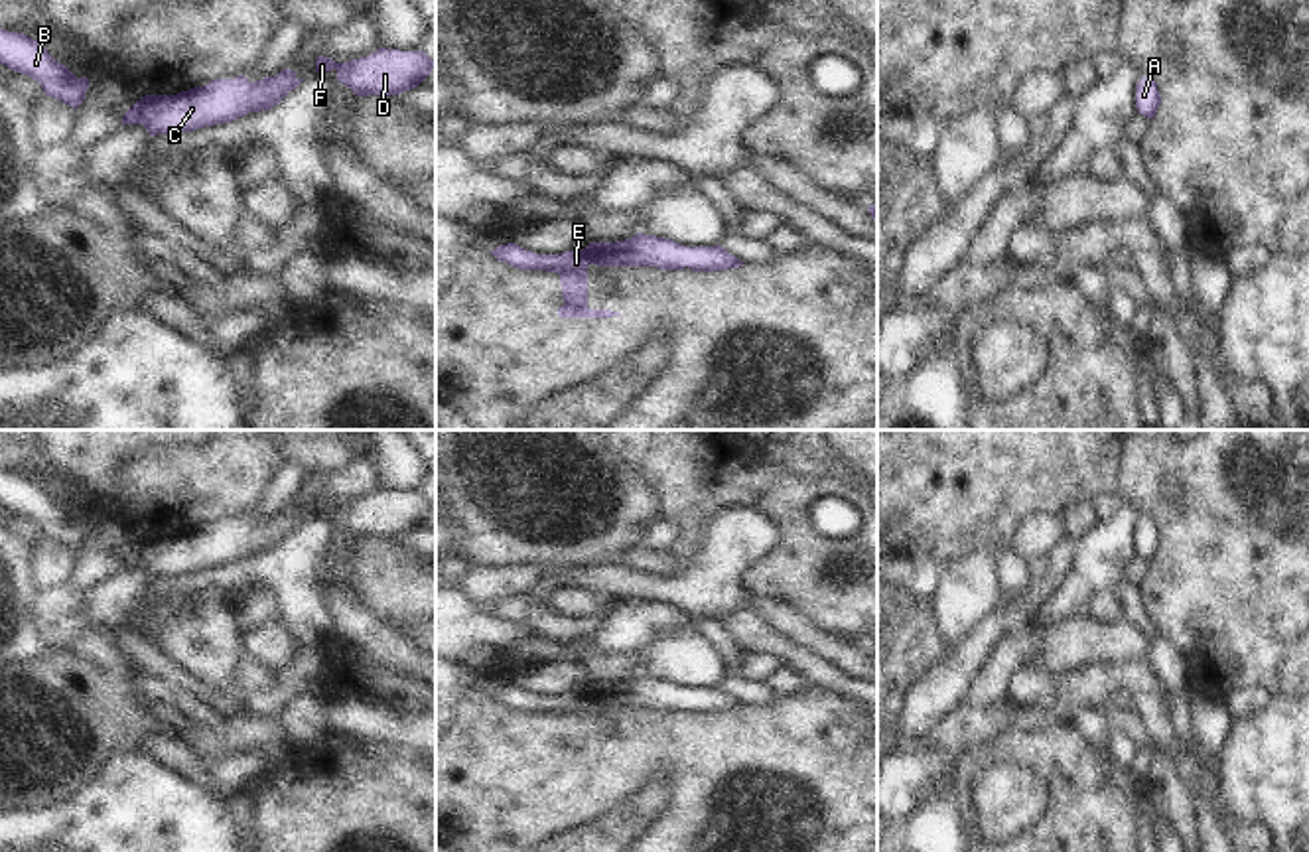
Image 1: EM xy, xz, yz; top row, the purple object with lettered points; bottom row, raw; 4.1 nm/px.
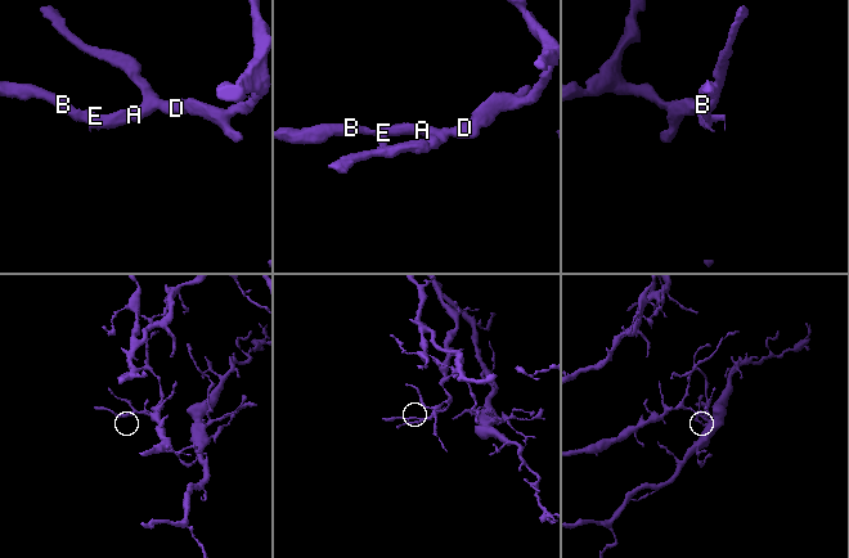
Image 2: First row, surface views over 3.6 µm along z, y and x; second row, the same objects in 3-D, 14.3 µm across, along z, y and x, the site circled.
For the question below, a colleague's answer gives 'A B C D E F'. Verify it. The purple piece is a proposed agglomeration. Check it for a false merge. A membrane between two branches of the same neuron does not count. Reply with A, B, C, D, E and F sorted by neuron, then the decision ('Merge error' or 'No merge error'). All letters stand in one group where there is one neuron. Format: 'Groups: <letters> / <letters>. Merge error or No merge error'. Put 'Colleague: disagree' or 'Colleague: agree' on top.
Colleague: agree
Groups: A B C D E F. No merge error

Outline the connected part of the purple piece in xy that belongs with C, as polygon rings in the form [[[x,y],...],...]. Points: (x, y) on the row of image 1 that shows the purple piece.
[[[284,69],[254,83],[239,75],[213,79],[177,95],[146,95],[124,112],[122,124],[142,124],[150,136],[191,132],[237,120],[250,110],[268,110],[302,81],[292,69]]]

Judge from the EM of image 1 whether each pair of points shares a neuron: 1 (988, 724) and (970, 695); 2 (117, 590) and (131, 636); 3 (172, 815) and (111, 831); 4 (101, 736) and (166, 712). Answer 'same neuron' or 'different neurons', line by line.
1: different neurons
2: same neuron
3: same neuron
4: different neurons

